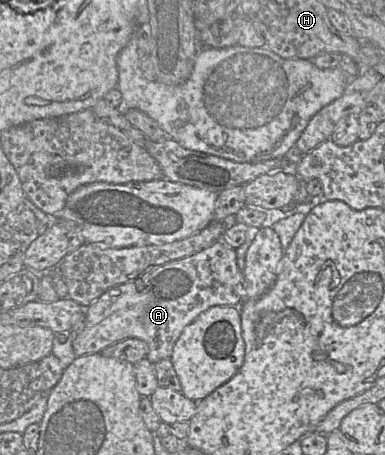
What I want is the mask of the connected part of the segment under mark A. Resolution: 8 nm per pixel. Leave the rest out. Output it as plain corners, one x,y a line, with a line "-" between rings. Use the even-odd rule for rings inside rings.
220,240
206,249
166,263
134,281
115,286
103,293
86,308
85,328
73,339
73,352
76,357
97,354
125,339
137,338
146,343
145,358
154,365
171,357
173,346
184,328
201,313
214,306
239,307
243,300
243,275
237,266
236,251

